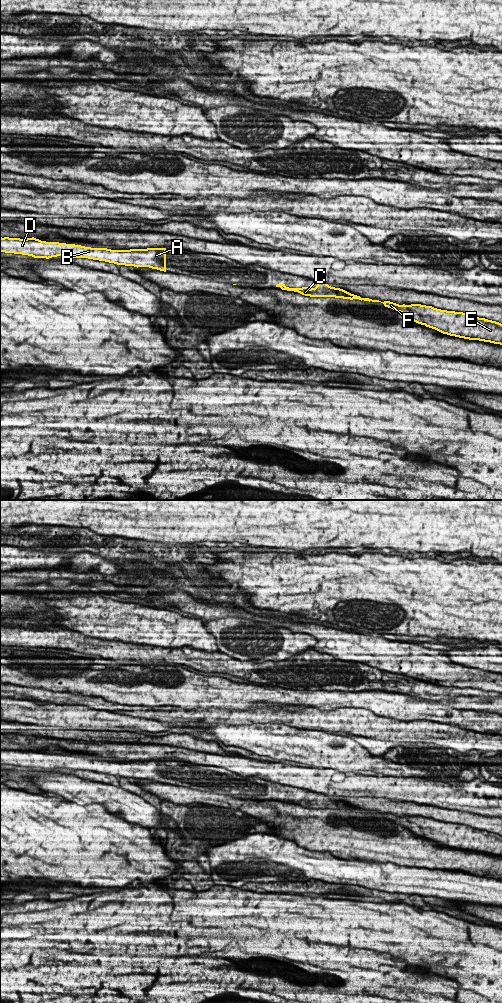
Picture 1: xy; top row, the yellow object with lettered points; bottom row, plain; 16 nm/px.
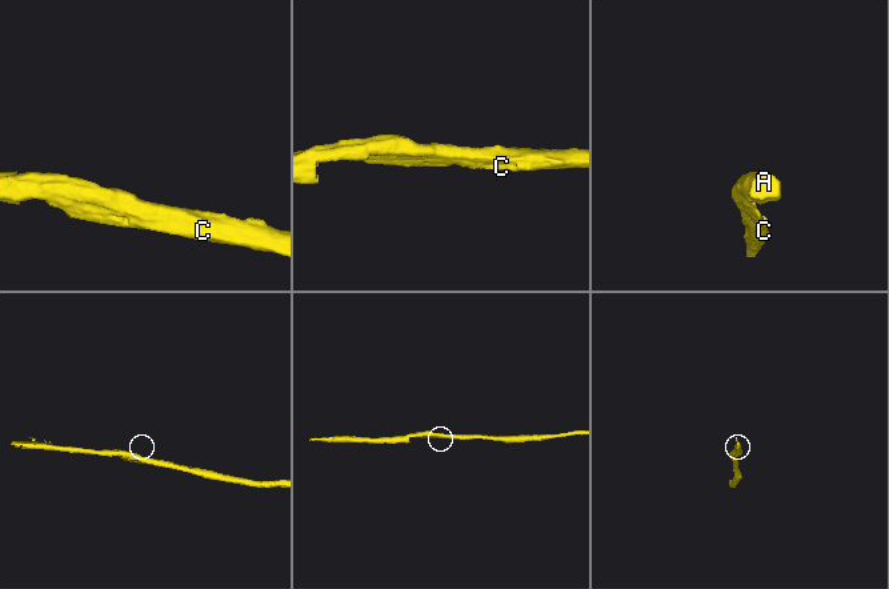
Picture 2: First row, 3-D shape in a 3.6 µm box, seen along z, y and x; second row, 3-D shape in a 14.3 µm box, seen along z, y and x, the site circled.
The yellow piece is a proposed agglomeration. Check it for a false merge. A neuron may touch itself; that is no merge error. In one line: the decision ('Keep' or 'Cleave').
Keep

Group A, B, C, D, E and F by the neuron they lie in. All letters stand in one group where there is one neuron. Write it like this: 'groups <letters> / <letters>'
groups A B C D E F

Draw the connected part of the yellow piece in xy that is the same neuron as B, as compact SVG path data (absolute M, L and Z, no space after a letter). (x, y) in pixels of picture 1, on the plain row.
M0 749L0 764L46 771L57 768L88 770L137 780L149 779L166 784L166 760L111 762L59 754L46 754L34 749L27 751Z

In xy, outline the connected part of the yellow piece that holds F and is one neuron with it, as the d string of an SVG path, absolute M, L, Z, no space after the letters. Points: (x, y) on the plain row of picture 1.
M390 813L381 815L414 834L443 846L502 857L502 836L499 834L421 816L399 817Z

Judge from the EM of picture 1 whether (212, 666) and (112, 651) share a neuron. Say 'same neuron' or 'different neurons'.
same neuron

